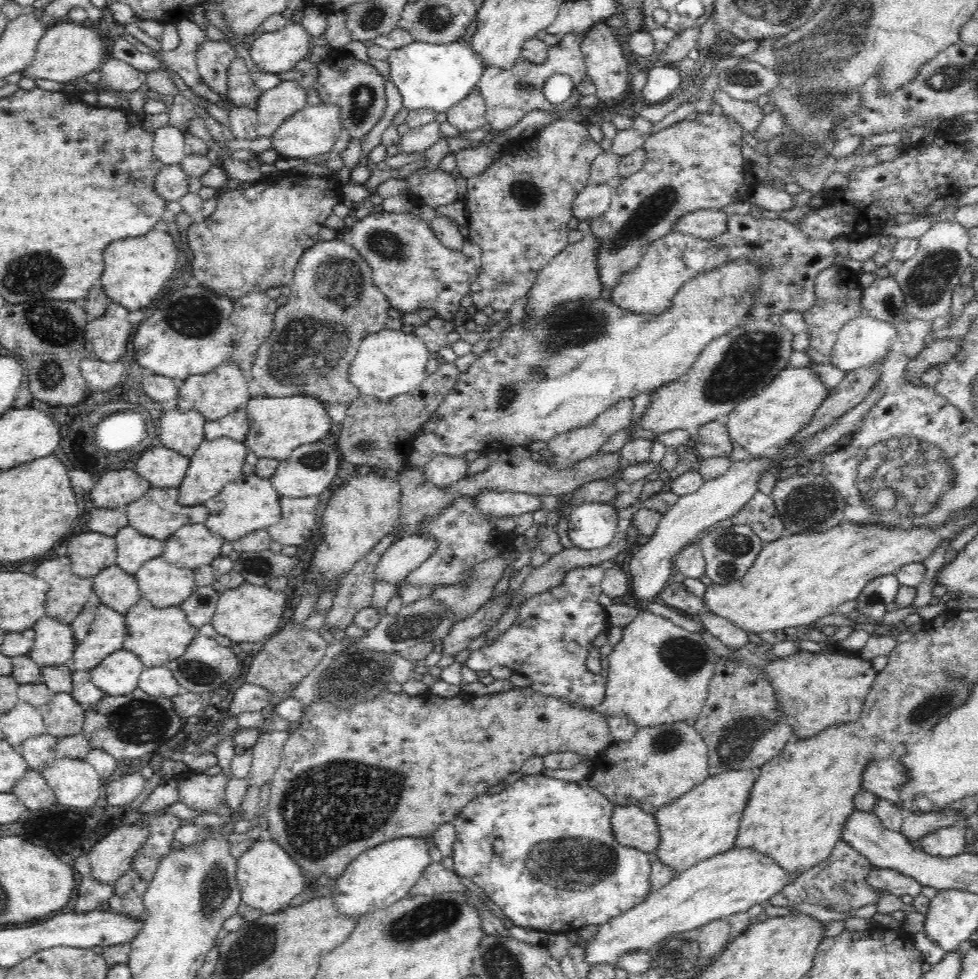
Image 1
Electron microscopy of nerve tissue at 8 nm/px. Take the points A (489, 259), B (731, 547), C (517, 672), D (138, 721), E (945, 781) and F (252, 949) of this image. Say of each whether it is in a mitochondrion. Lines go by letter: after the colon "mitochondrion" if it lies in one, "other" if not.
A: other
B: mitochondrion
C: other
D: mitochondrion
E: other
F: mitochondrion

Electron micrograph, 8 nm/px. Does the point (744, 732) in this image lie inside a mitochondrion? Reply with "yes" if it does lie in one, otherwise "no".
yes

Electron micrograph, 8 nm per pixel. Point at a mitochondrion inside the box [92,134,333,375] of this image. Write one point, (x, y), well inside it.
(192, 315)

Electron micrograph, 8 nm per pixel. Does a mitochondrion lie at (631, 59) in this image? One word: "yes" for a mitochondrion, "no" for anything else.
no

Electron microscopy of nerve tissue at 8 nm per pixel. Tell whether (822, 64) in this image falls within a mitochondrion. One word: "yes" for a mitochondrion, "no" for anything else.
yes

